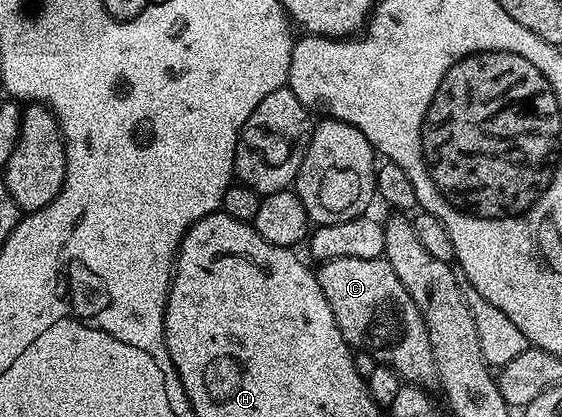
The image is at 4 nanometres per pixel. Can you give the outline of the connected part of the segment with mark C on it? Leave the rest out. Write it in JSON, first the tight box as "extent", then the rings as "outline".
{"extent":[314,258,436,386],"outline":[[[333,258],[322,261],[318,267],[314,273],[321,286],[321,294],[325,294],[325,302],[329,302],[329,310],[333,310],[333,318],[337,318],[337,326],[345,342],[354,351],[371,354],[379,366],[391,368],[400,378],[412,384],[423,386],[428,383],[426,380],[436,379],[433,346],[429,346],[429,330],[425,326],[425,318],[421,318],[417,302],[413,302],[409,290],[401,286],[401,278],[397,278],[387,259]]]}

